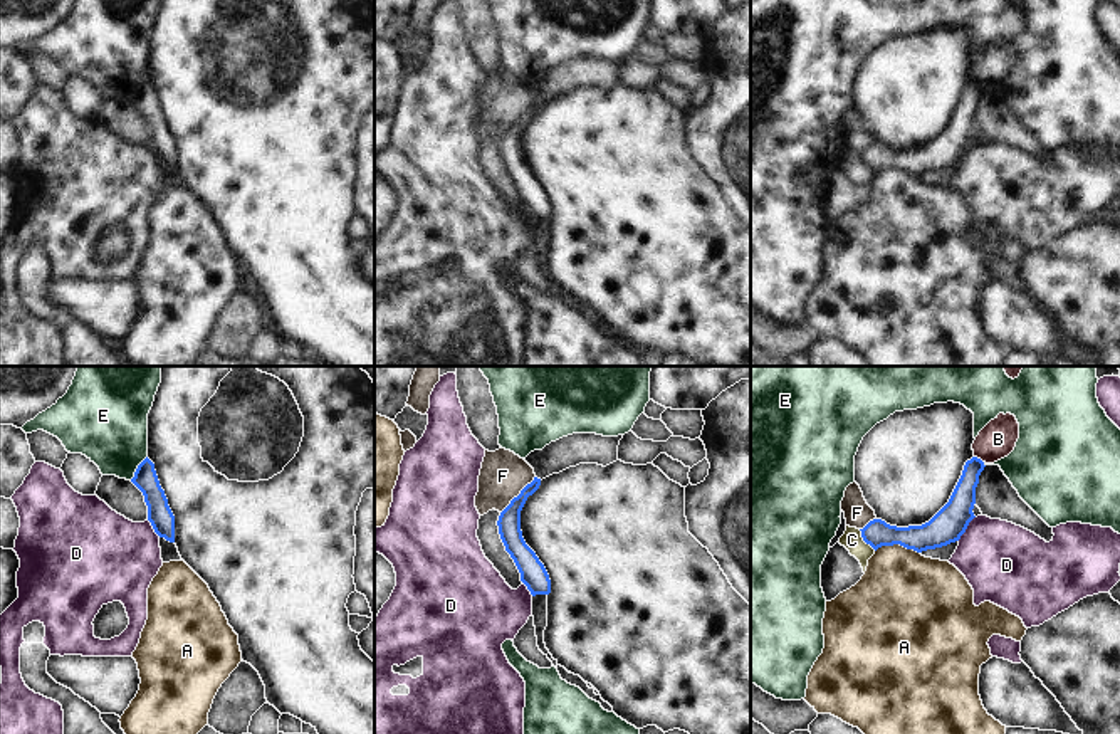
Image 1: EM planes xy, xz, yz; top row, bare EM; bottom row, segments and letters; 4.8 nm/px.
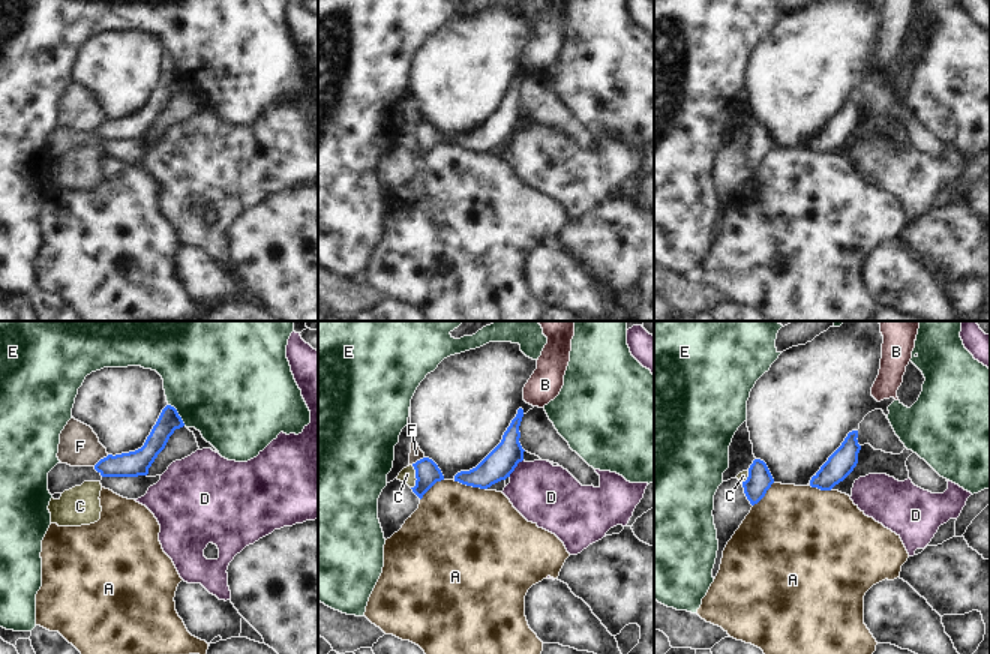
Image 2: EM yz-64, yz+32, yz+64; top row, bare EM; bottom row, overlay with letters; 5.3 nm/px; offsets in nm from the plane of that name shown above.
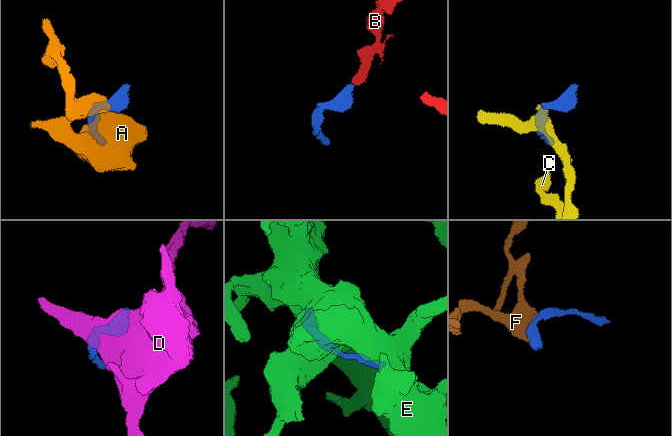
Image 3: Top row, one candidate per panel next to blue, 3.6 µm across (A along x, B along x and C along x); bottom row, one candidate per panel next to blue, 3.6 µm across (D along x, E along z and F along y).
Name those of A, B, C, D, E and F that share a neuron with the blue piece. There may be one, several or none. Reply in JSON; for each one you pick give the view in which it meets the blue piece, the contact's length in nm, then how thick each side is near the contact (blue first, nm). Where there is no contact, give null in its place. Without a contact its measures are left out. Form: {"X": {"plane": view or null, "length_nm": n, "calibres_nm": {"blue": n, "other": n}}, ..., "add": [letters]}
{"add": []}

